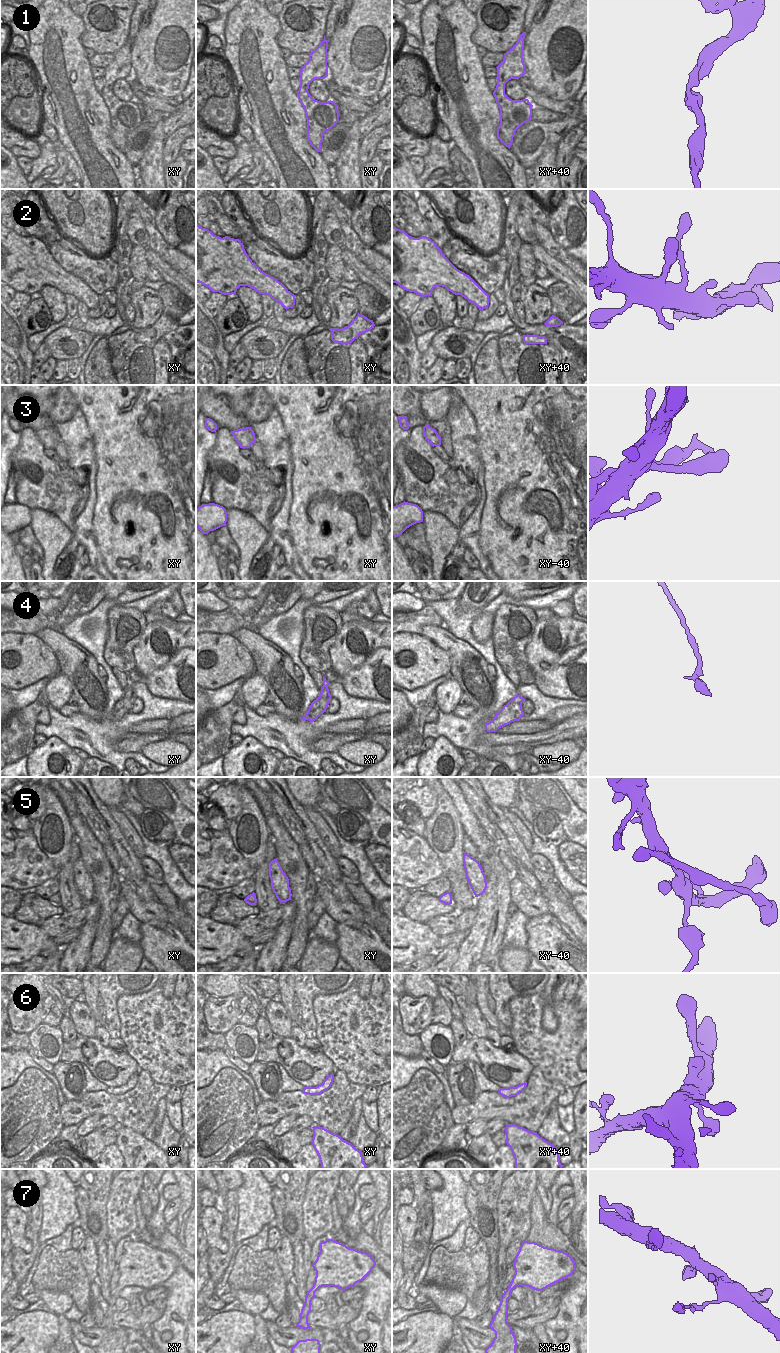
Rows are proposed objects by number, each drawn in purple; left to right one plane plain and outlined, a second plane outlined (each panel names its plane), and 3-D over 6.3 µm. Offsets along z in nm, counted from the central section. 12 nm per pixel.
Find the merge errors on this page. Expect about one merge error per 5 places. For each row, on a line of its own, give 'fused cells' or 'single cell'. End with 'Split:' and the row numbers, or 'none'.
1: single cell
2: single cell
3: single cell
4: single cell
5: single cell
6: single cell
7: single cell
Split: none

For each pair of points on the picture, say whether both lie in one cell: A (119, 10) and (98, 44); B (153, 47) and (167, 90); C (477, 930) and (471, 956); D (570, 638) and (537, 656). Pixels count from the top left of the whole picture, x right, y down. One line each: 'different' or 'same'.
A: same
B: same
C: same
D: same

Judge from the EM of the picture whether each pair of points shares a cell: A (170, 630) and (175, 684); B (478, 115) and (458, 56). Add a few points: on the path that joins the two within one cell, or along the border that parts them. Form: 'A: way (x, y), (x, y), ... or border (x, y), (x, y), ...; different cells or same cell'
A: border (185, 647), (181, 648), (164, 664), (153, 671); different cells
B: way (468, 100), (468, 80), (459, 71); same cell

